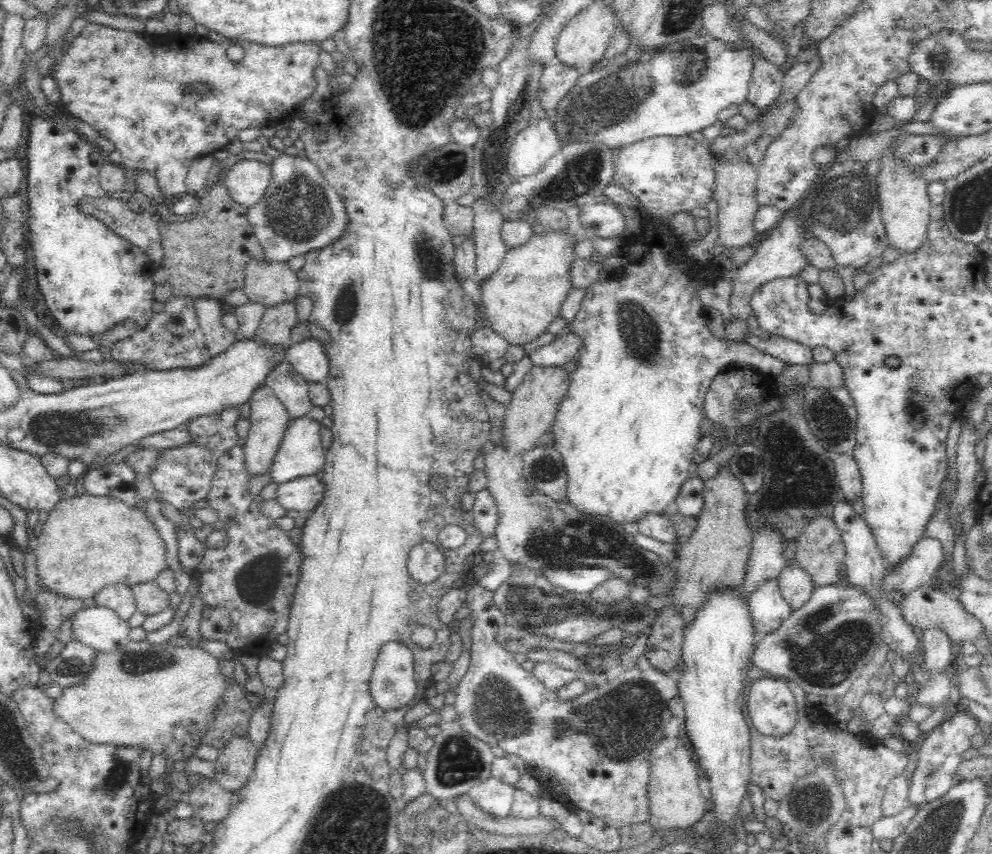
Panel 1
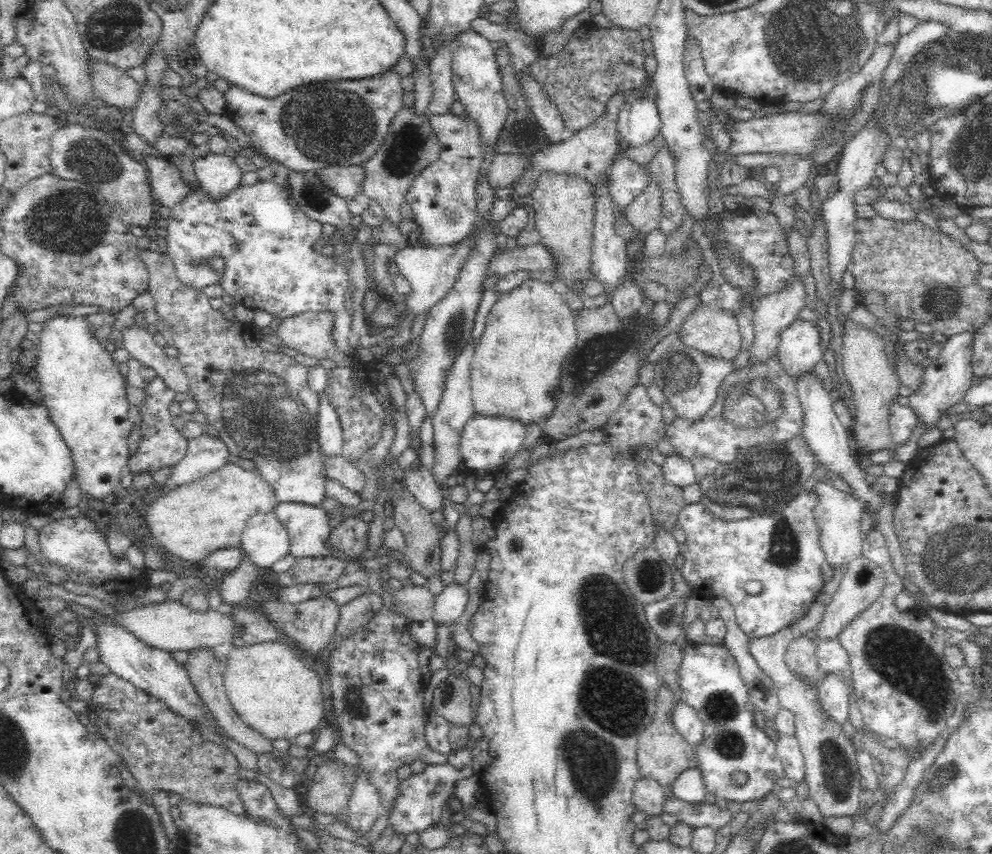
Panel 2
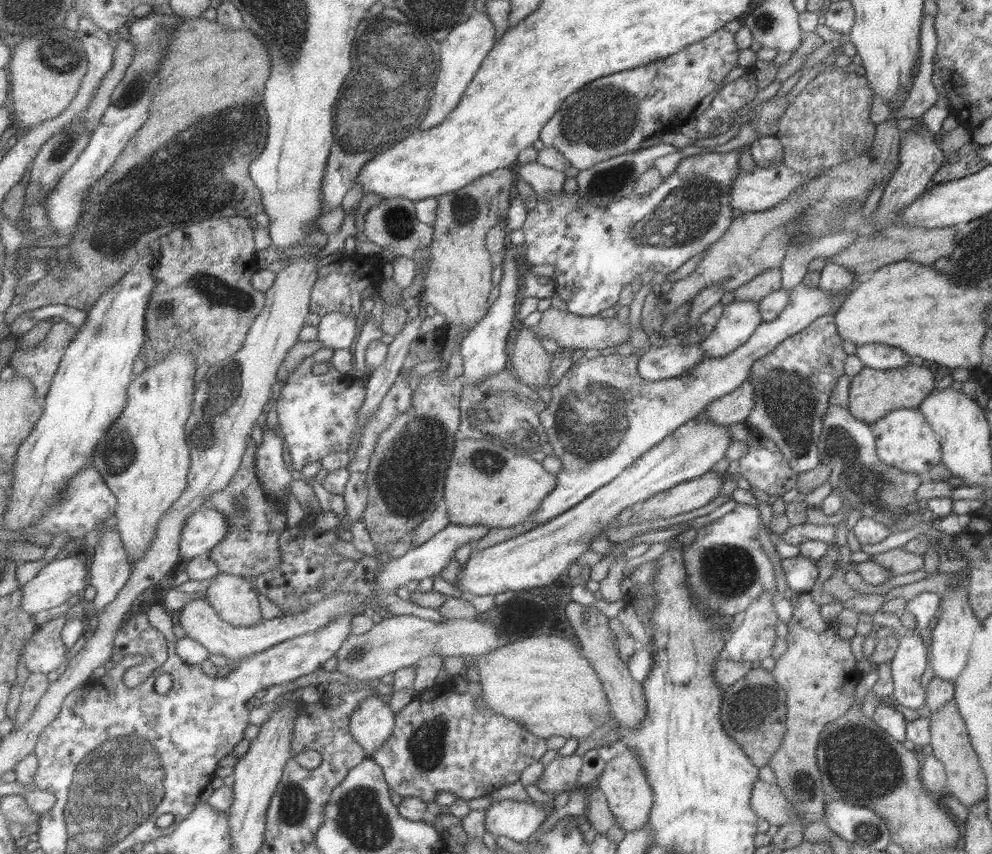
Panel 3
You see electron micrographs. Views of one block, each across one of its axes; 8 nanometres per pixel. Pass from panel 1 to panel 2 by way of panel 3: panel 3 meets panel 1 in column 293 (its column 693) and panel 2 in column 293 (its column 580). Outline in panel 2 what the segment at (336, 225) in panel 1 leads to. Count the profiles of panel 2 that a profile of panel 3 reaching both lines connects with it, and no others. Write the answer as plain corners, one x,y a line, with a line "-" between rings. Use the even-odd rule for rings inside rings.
259,180
250,186
237,186
225,198
214,199
203,190
195,188
171,209
171,213
167,219
166,253
173,262
175,275
184,286
201,290
211,284
218,284
233,301
242,302
253,311
266,310
282,319
306,311
330,312
334,317
334,339
339,348
351,357
354,355
348,344
352,318
351,311
344,307
349,277
342,256
326,256
312,249
313,244
322,236
322,223
303,213
290,189
274,182
-
215,257
224,258
222,274
208,265
208,259

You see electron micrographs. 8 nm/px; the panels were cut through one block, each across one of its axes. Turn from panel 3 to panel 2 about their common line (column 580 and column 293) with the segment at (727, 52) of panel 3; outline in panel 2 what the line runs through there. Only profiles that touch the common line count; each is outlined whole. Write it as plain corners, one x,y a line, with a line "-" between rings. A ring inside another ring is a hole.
394,70
365,80
302,85
275,100
261,98
230,85
224,93
227,103
224,115
242,129
264,155
292,171
312,172
334,165
361,165
376,155
388,137
392,121
403,110
404,93
401,77

